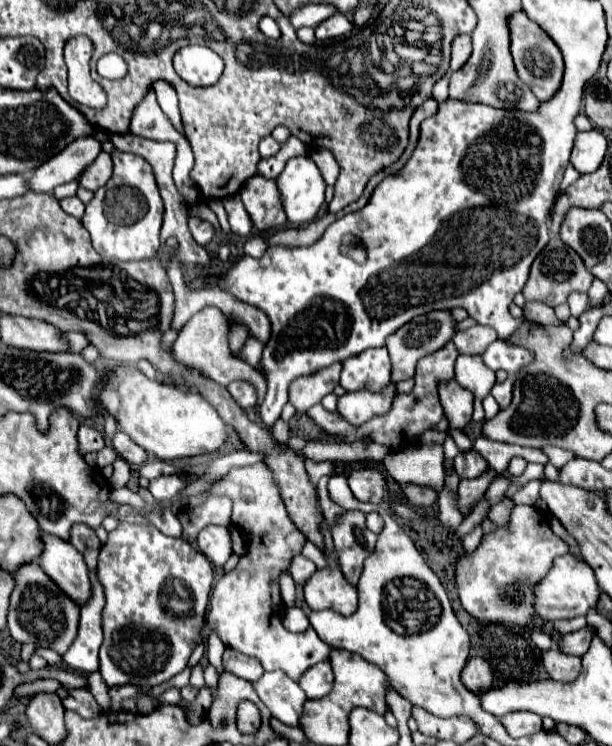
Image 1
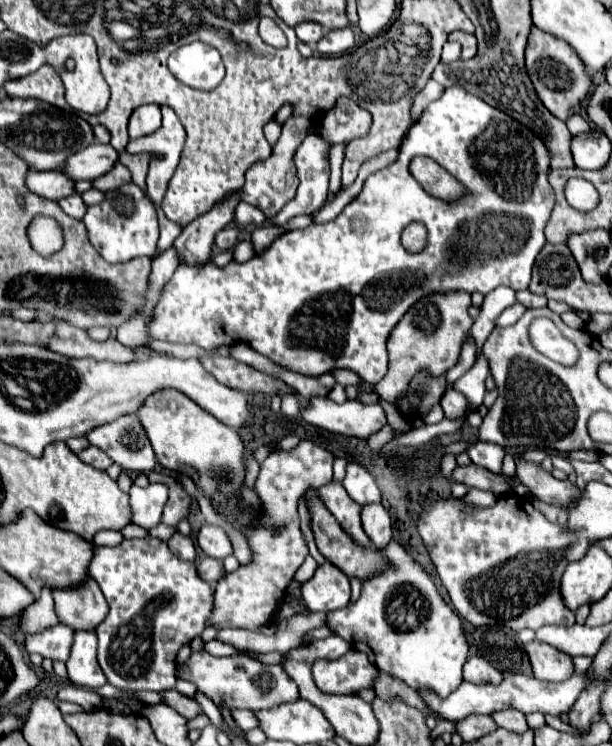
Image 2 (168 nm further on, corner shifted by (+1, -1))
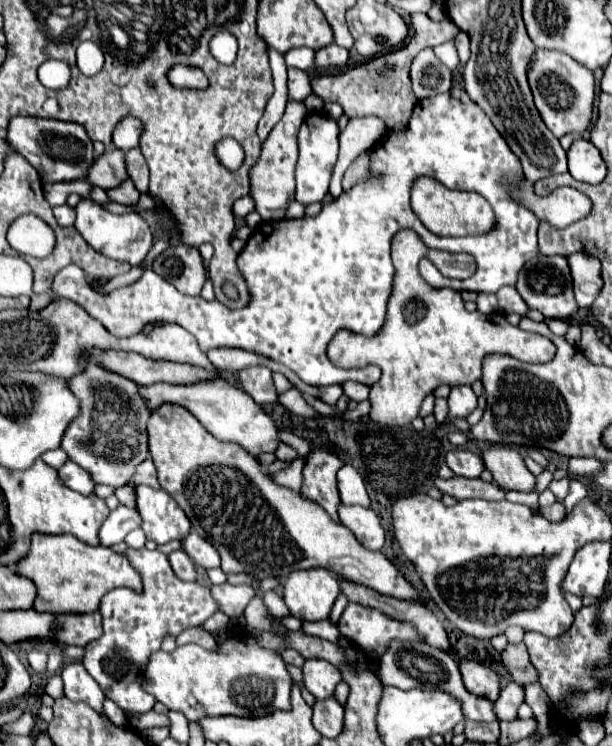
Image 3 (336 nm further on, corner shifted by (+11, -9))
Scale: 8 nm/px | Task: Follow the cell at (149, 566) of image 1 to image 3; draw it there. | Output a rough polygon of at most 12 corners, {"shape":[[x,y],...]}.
{"shape":[[164,553],[124,555],[144,589],[102,597],[100,639],[82,663],[128,715],[156,703],[144,667],[166,637],[218,605]]}

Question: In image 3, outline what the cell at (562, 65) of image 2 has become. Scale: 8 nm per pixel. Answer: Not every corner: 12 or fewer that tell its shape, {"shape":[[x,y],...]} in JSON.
{"shape":[[538,49],[528,83],[556,137],[590,125],[594,75]]}

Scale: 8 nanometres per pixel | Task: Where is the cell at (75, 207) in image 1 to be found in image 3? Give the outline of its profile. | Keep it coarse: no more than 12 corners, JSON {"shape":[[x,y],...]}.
{"shape":[[70,205],[54,209],[58,225],[70,227],[76,213]]}

